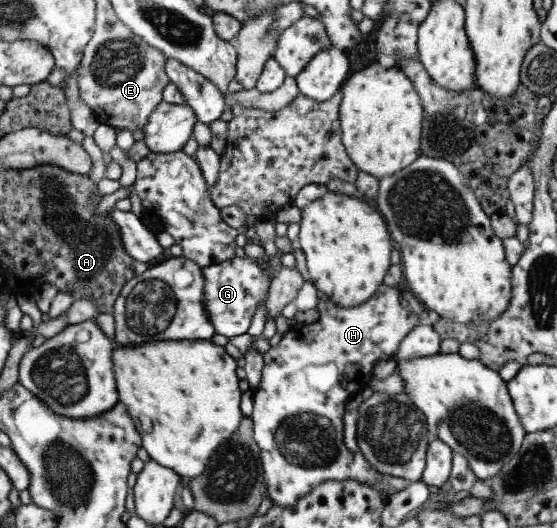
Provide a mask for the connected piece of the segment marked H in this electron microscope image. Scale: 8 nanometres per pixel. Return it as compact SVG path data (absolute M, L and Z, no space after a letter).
M381 283L375 293L371 294L371 297L369 297L367 301L355 307L341 307L335 305L335 302L331 301L329 297L321 295L316 306L319 312L319 318L311 324L295 325L293 328L290 328L282 334L280 341L275 346L269 347L269 349L262 354L263 368L260 372L260 379L259 383L257 383L256 390L253 390L252 393L252 412L250 418L252 422L252 437L260 450L262 480L267 489L266 496L271 500L271 503L278 508L294 506L297 500L304 498L313 488L316 488L320 483L326 481L355 480L358 484L366 485L373 491L379 492L379 494L384 493L383 491L378 491L378 488L376 488L376 485L382 480L382 474L371 467L359 451L353 454L345 447L342 435L342 416L343 412L345 412L343 407L346 402L363 388L365 384L364 377L371 374L375 362L377 362L377 360L391 358L391 354L397 352L397 346L399 346L401 338L403 338L413 326L419 325L419 315L414 314L409 308L401 307L401 302L399 301L401 288L402 287L396 285L387 286Z

